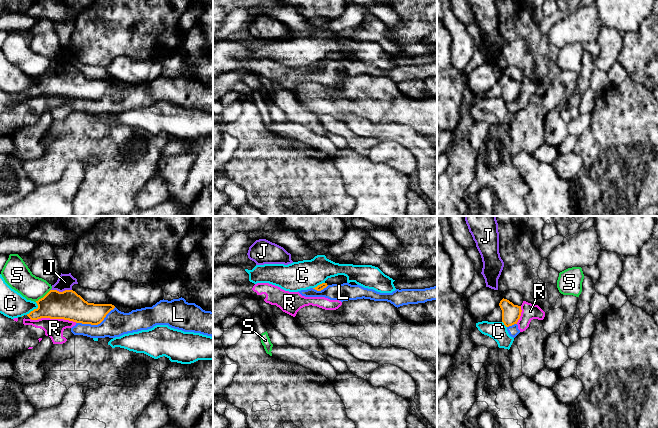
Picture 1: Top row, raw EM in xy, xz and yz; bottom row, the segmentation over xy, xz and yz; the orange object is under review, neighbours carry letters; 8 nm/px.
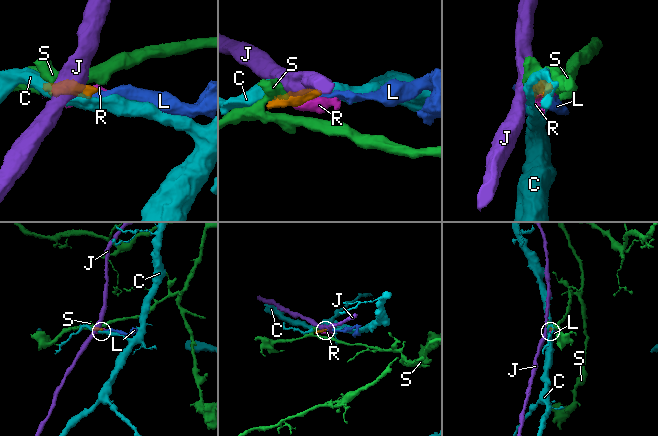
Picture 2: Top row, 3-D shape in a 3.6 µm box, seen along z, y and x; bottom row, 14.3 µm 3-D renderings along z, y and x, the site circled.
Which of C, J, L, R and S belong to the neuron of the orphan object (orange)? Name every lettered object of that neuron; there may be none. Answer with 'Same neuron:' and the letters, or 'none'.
Same neuron: none

